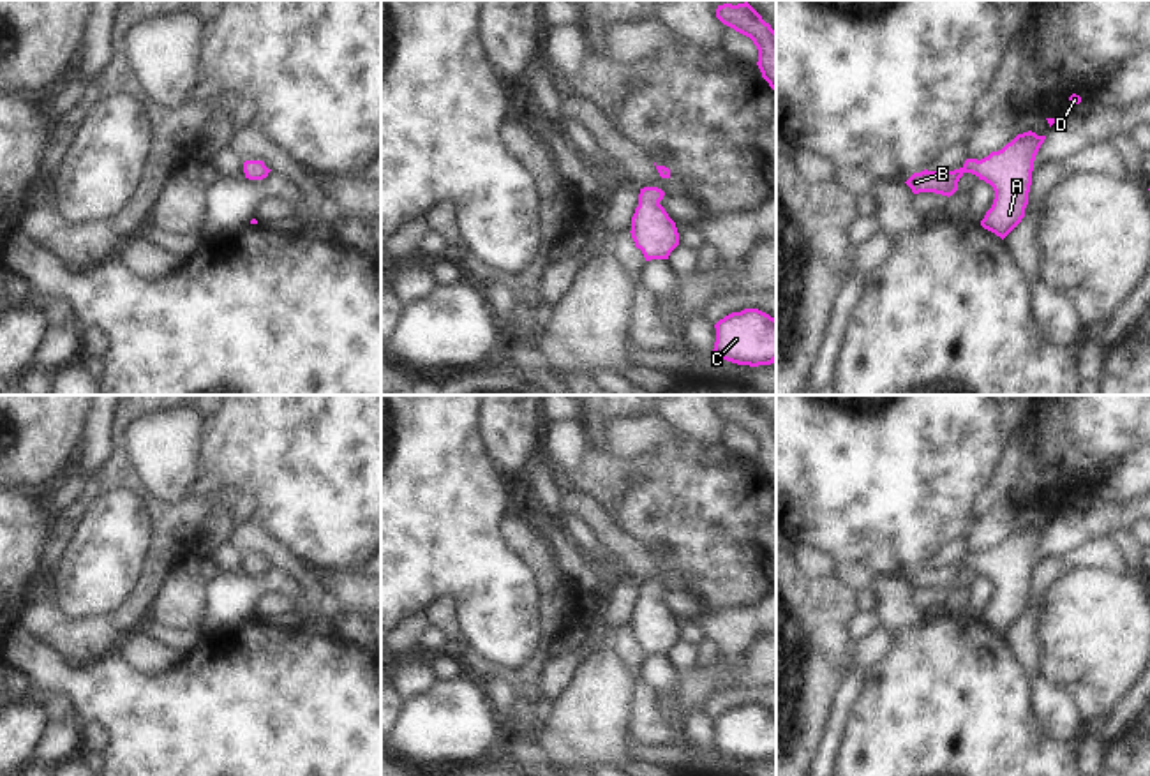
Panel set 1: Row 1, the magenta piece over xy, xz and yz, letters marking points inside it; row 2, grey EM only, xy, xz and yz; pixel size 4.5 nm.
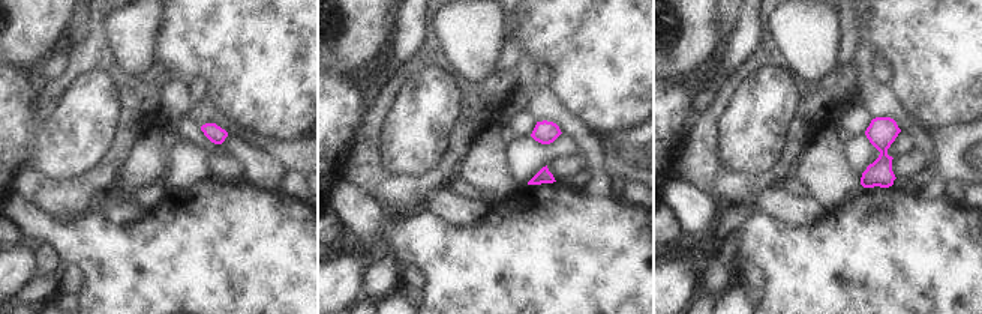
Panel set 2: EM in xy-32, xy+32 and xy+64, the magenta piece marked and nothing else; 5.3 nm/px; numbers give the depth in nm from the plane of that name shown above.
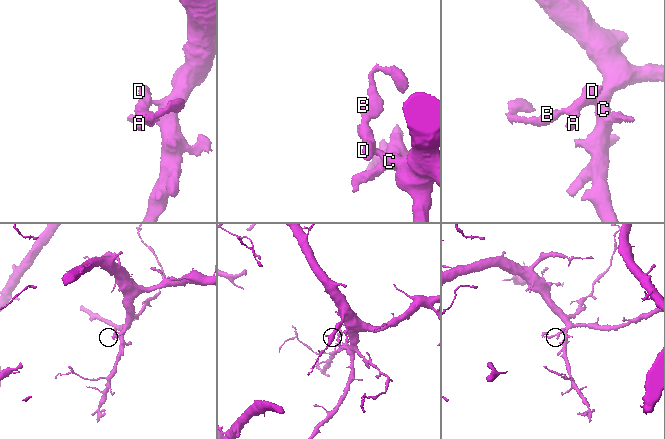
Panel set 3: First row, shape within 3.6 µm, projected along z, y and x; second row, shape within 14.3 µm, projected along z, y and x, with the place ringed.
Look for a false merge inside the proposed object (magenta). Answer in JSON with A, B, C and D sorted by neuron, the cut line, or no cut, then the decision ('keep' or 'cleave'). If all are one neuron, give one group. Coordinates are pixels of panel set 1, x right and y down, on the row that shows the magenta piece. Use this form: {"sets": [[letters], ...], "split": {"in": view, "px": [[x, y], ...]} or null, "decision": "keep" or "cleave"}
{"sets": [["A", "B", "C", "D"]], "split": null, "decision": "keep"}

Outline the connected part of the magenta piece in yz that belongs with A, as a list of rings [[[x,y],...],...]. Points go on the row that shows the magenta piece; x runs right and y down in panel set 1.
[[[1028,131],[981,160],[967,159],[960,169],[947,173],[924,169],[914,173],[905,183],[914,194],[935,192],[949,198],[958,190],[965,173],[975,175],[995,190],[993,205],[981,226],[1004,240],[1025,217],[1034,160],[1044,139],[1046,136]]]

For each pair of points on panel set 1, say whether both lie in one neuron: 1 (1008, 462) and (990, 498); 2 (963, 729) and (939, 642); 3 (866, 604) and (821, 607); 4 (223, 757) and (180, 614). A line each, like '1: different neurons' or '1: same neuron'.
1: same neuron
2: same neuron
3: different neurons
4: different neurons

